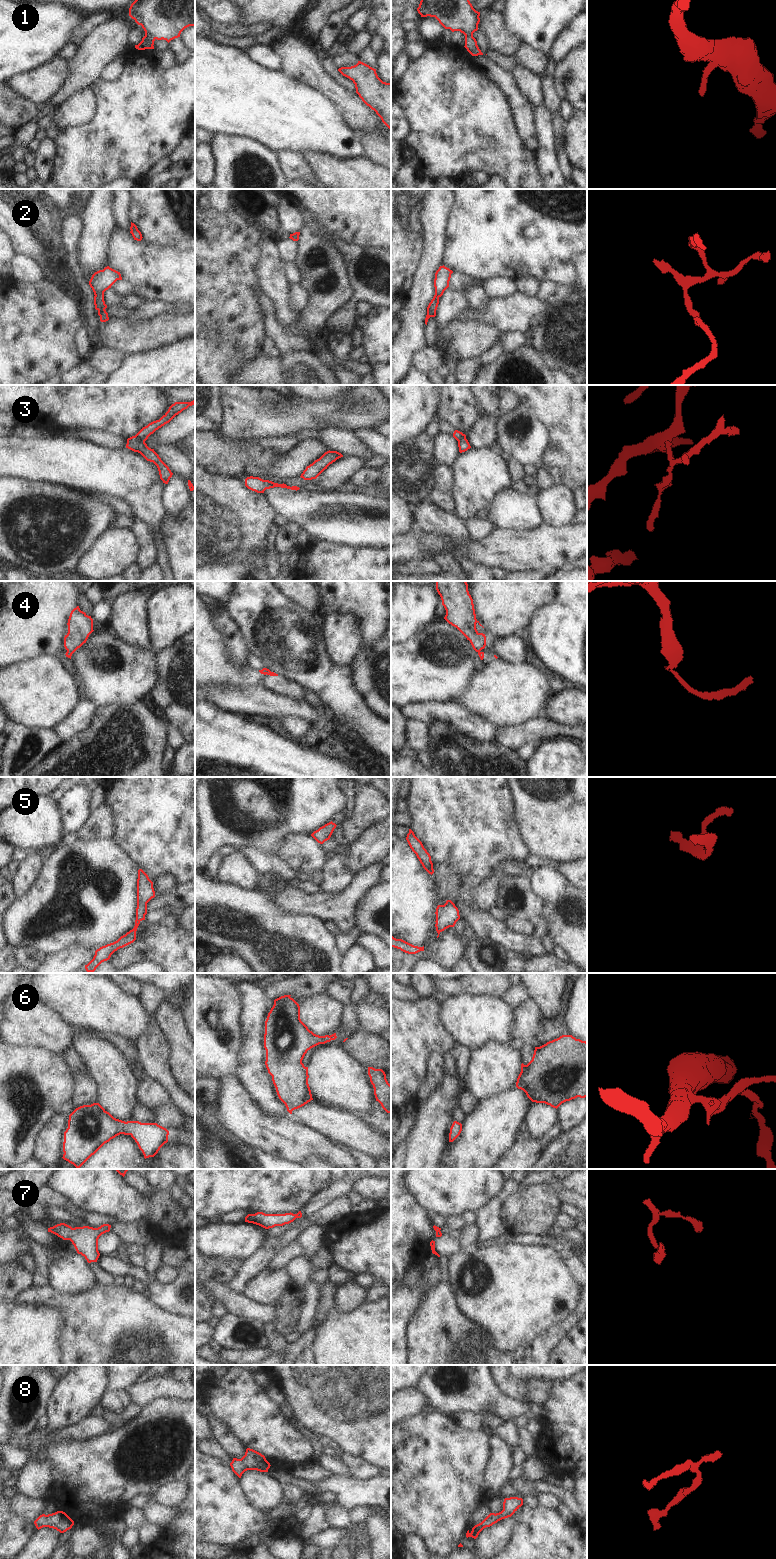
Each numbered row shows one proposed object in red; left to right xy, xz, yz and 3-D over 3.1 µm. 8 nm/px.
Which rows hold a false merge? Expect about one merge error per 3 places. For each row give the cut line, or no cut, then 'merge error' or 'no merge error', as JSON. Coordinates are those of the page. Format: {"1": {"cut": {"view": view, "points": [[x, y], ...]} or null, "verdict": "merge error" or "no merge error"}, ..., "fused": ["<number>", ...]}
{"1": {"cut": null, "verdict": "no merge error"}, "2": {"cut": null, "verdict": "no merge error"}, "3": {"cut": {"view": "xy", "points": [[134, 436], [144, 441]]}, "verdict": "merge error"}, "4": {"cut": {"view": "xz", "points": [[264, 668], [266, 673]]}, "verdict": "merge error"}, "5": {"cut": null, "verdict": "no merge error"}, "6": {"cut": null, "verdict": "no merge error"}, "7": {"cut": null, "verdict": "no merge error"}, "8": {"cut": null, "verdict": "no merge error"}, "fused": ["3", "4"]}

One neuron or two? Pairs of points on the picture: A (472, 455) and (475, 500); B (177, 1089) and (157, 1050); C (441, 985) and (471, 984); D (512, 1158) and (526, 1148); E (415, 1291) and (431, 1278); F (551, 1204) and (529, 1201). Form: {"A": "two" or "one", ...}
{"A": "one", "B": "one", "C": "one", "D": "one", "E": "two", "F": "one"}

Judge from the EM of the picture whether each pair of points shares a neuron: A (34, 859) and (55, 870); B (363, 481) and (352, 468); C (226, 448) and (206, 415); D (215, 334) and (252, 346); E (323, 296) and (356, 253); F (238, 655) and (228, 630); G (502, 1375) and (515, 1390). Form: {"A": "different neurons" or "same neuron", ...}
{"A": "different neurons", "B": "different neurons", "C": "different neurons", "D": "different neurons", "E": "different neurons", "F": "same neuron", "G": "same neuron"}

